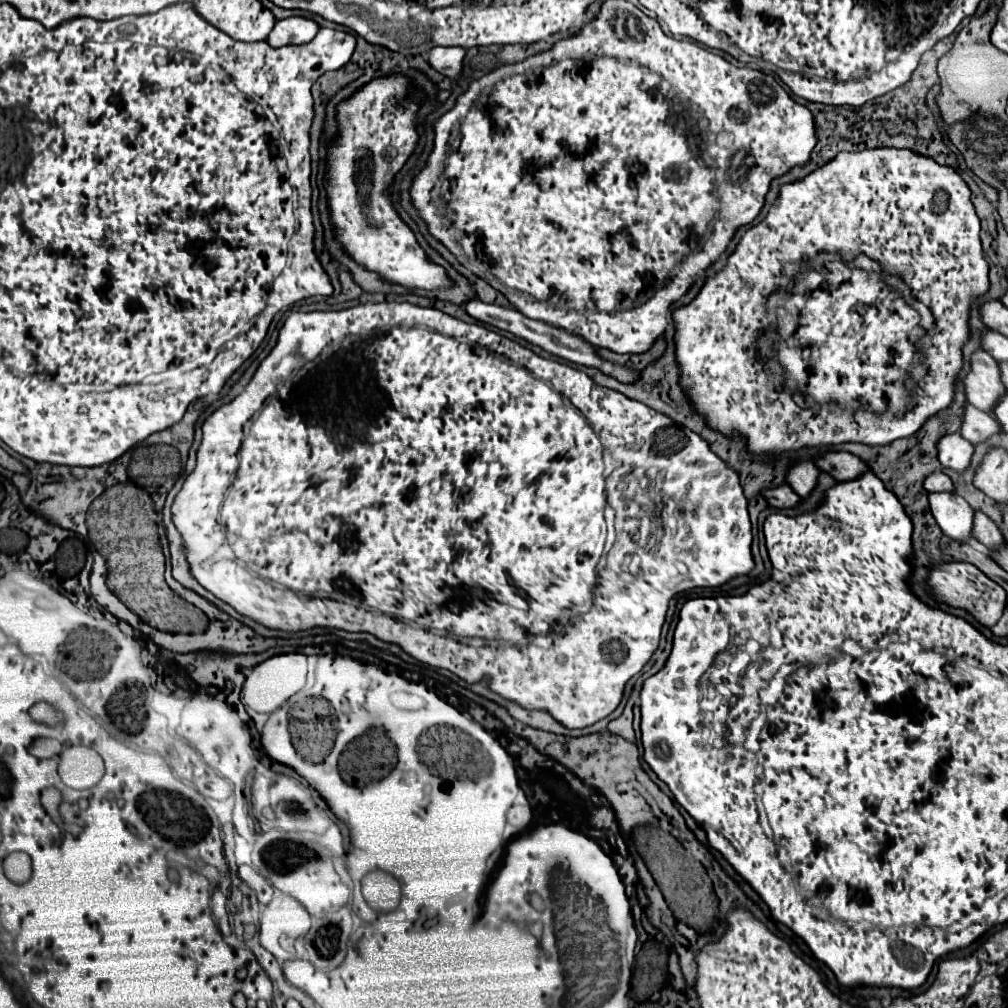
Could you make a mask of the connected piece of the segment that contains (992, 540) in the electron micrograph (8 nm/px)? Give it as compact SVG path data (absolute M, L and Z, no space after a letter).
M975 514L975 538L991 552L997 548L1003 548L1005 538L1001 534L1001 530L985 516L985 514Z

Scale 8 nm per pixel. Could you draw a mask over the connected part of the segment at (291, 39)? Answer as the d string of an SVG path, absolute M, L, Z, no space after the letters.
M291 16L275 24L267 42L275 48L287 46L287 44L307 44L315 38L317 32L319 32L319 24L313 18Z

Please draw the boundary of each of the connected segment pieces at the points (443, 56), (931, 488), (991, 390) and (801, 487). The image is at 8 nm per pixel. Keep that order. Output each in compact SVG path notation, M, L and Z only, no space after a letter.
M433 48L429 52L429 64L439 70L443 76L449 76L451 80L457 80L463 74L463 58L465 48Z
M933 472L925 478L925 490L927 492L953 492L953 482L943 472Z
M977 350L971 356L971 372L965 378L965 392L969 404L991 414L995 402L1007 394L1007 388L999 376L999 362L985 350Z
M799 462L789 468L787 484L801 496L809 496L809 492L817 484L817 466L813 462Z

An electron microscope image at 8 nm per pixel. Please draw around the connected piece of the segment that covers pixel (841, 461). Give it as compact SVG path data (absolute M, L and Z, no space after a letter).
M827 452L827 454L819 456L815 460L815 464L819 466L819 470L831 474L837 482L855 480L869 470L861 458L847 454L847 452Z

